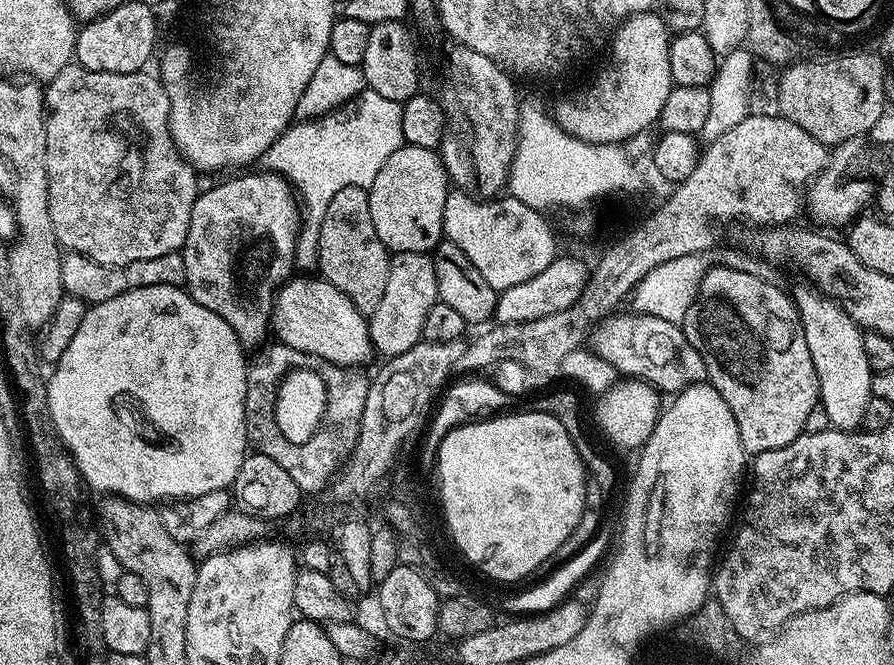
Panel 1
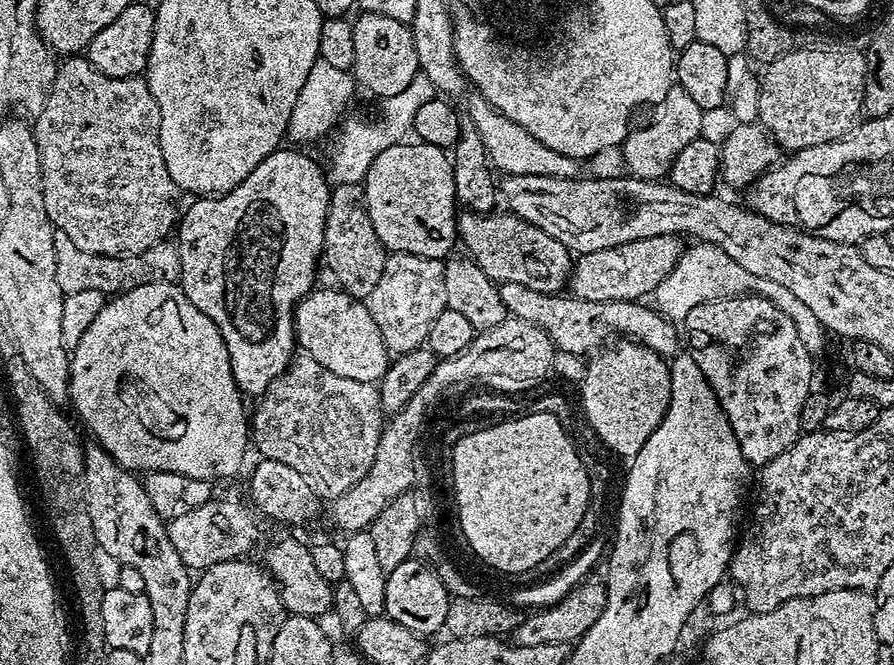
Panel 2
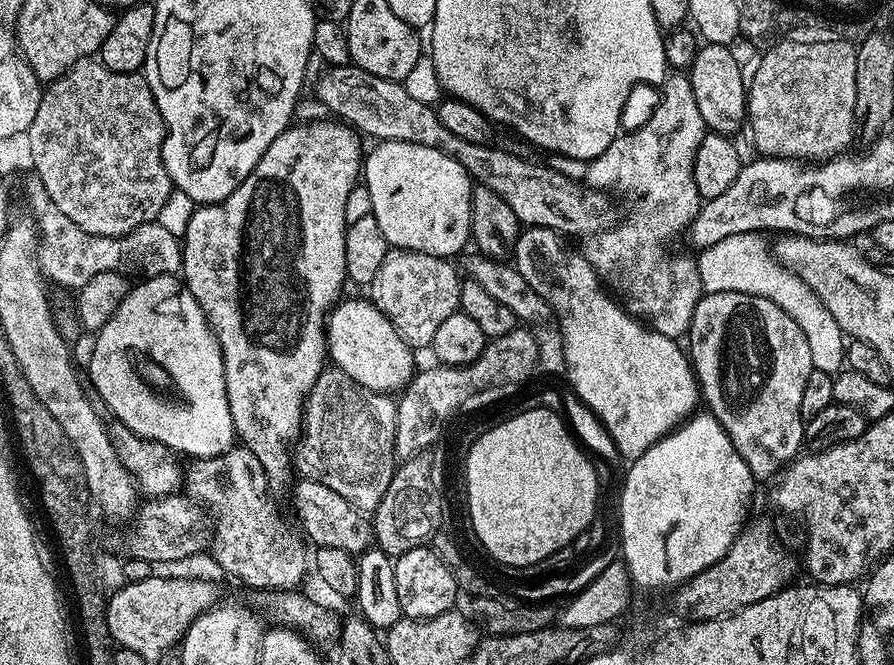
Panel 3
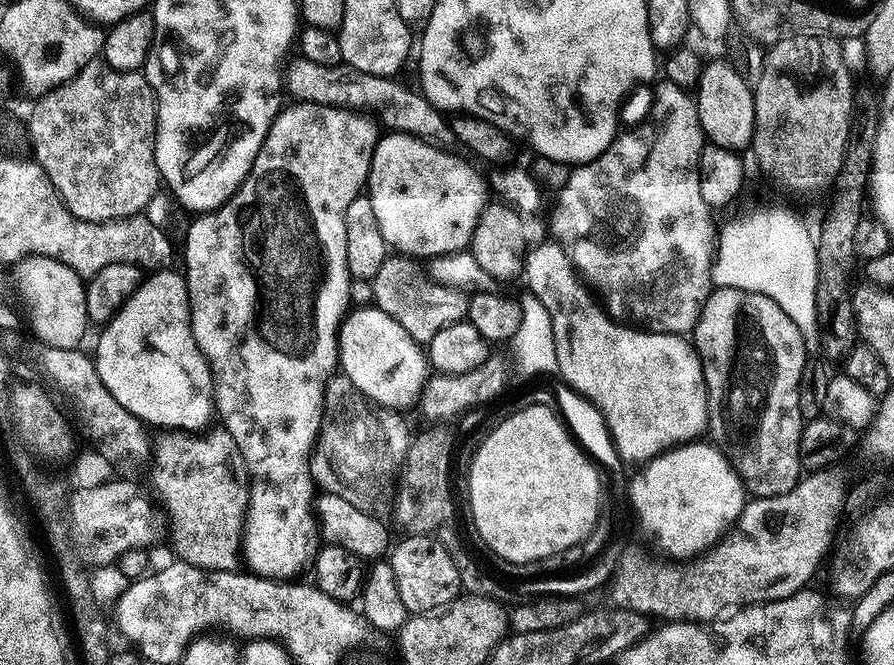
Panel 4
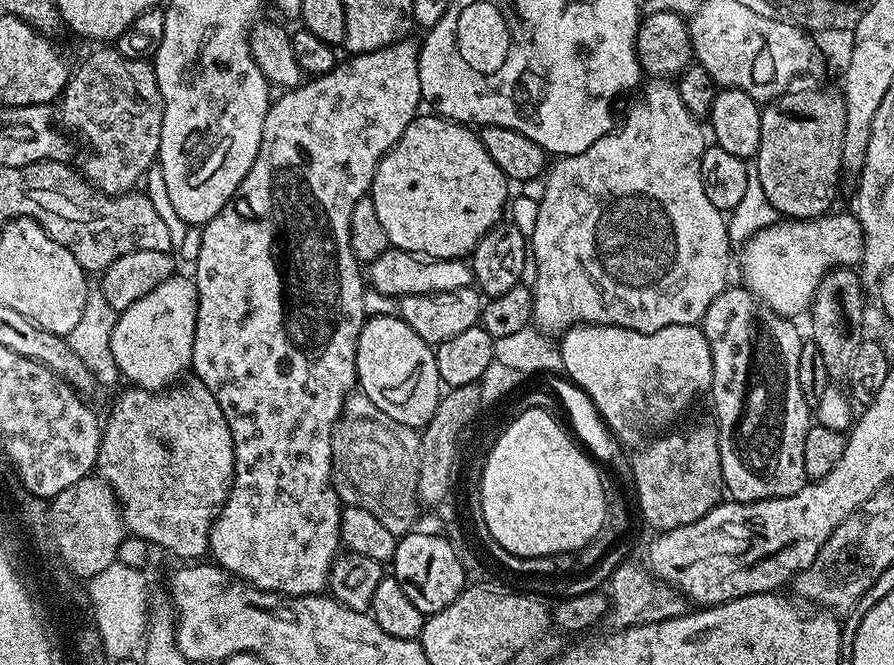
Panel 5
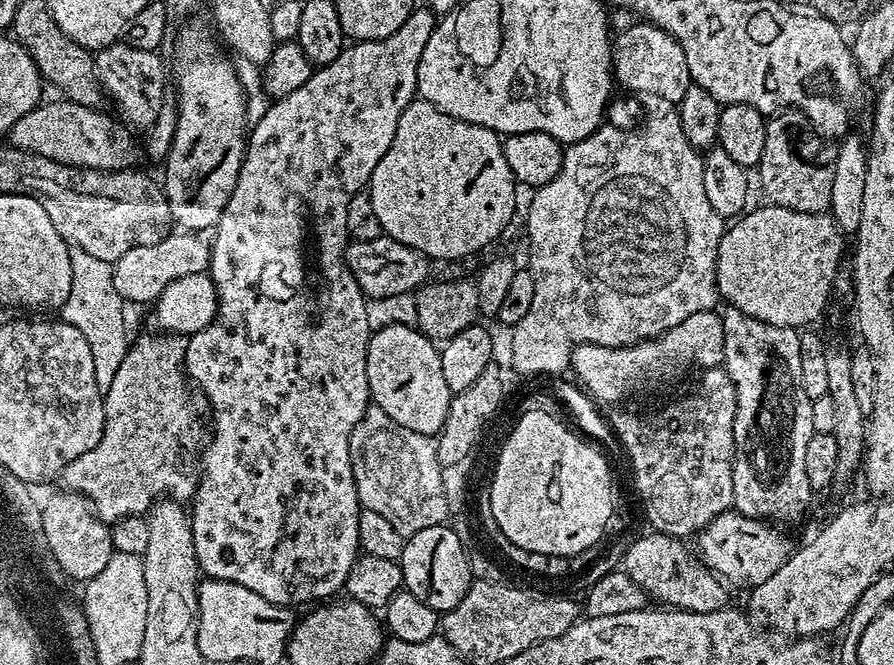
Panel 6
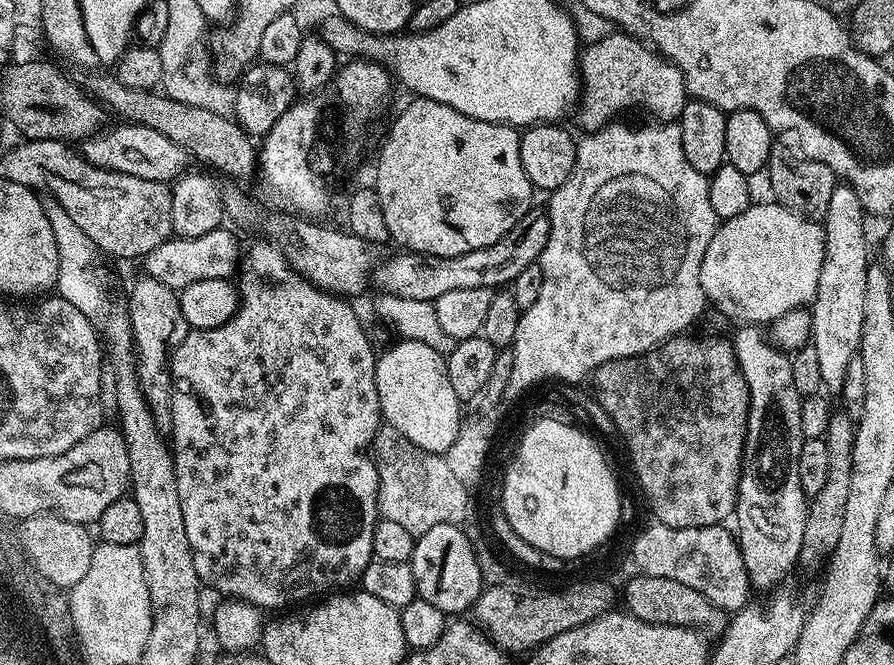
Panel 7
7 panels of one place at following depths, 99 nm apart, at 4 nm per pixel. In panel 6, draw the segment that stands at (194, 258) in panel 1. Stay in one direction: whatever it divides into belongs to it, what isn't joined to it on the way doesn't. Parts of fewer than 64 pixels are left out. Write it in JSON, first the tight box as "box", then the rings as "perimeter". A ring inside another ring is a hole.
{"box":[184,7,437,606],"perimeter":[[[413,7],[410,18],[406,18],[406,22],[402,22],[402,26],[398,26],[398,30],[390,34],[390,38],[361,40],[346,46],[340,51],[338,58],[334,58],[334,62],[319,65],[309,80],[302,82],[302,86],[294,90],[294,94],[273,99],[262,120],[251,125],[247,133],[244,161],[240,167],[238,182],[222,210],[219,222],[216,223],[216,237],[211,237],[210,240],[212,257],[207,273],[211,276],[220,299],[216,319],[210,322],[210,326],[188,337],[184,355],[184,370],[189,381],[199,391],[200,388],[204,391],[204,396],[212,407],[210,439],[205,443],[200,457],[200,480],[190,501],[194,554],[199,571],[205,577],[246,586],[246,590],[262,594],[266,602],[297,606],[296,604],[311,605],[313,602],[327,601],[332,598],[327,596],[343,589],[350,574],[350,566],[354,566],[360,552],[358,518],[362,509],[350,466],[348,439],[354,426],[358,426],[358,422],[370,407],[366,354],[373,330],[366,322],[367,299],[364,291],[360,289],[344,261],[344,252],[350,243],[346,230],[346,209],[350,207],[350,198],[354,198],[354,194],[367,189],[374,174],[374,166],[382,162],[382,154],[386,154],[386,150],[390,150],[390,142],[394,142],[394,130],[398,130],[398,118],[402,118],[402,110],[406,110],[411,100],[417,99],[418,62],[422,58],[422,50],[426,50],[426,42],[430,42],[430,34],[434,34],[437,23],[437,13],[431,8]]]}

